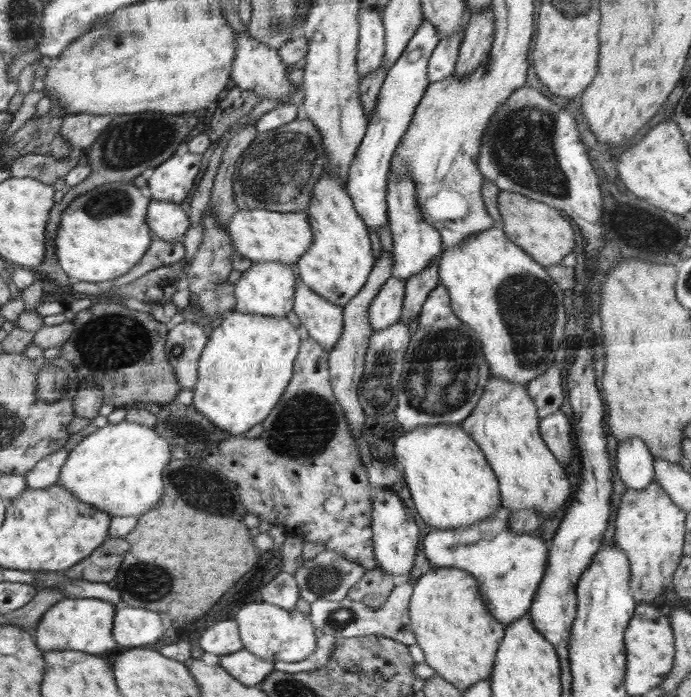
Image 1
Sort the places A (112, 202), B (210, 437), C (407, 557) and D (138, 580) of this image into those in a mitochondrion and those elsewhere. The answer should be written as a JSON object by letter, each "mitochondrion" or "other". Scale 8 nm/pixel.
{"A":"mitochondrion","B":"other","C":"other","D":"mitochondrion"}

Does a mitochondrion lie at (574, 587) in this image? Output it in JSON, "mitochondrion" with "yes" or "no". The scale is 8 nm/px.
{"mitochondrion":"no"}

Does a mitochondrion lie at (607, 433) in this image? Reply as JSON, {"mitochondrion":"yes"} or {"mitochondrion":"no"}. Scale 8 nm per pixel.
{"mitochondrion":"no"}

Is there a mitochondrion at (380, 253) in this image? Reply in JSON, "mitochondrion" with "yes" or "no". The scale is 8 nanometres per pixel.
{"mitochondrion":"no"}

